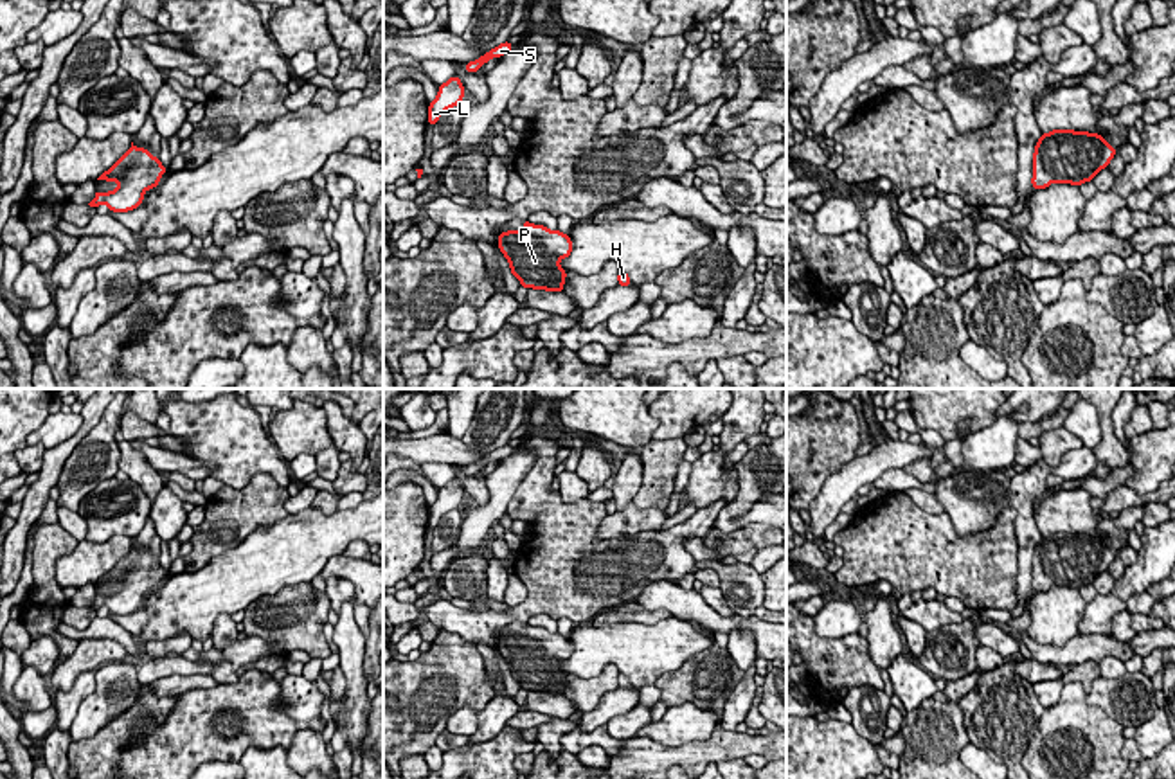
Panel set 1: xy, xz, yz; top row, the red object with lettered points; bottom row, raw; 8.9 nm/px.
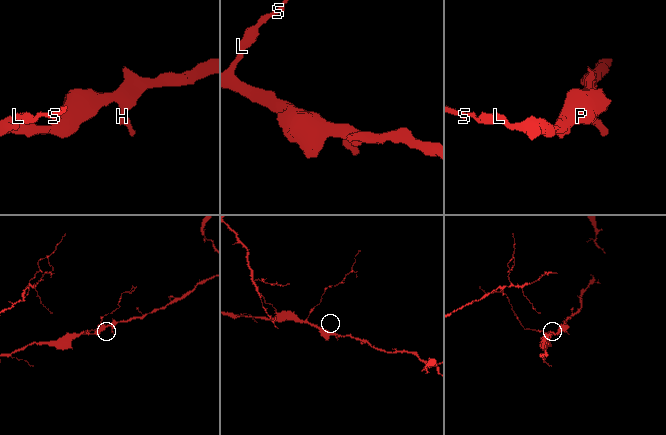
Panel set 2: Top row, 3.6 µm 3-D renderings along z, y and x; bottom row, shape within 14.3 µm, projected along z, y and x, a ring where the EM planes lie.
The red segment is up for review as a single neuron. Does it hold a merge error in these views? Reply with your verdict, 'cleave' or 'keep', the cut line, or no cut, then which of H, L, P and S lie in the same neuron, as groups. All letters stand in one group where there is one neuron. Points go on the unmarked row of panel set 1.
keep | no cut | H L P S

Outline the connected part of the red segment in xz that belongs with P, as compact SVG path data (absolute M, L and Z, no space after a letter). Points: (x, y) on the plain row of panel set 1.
M524 622L522 633L500 635L497 649L522 691L563 694L567 675L560 664L572 655L567 637Z

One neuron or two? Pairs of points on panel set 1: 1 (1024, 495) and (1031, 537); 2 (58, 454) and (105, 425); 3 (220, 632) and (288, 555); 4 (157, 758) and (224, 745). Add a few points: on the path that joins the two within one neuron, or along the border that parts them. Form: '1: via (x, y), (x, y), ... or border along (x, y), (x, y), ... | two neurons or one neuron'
1: via (1024, 506), (1024, 526) | one neuron
2: border along (105, 407), (99, 421), (67, 459), (60, 479) | two neurons
3: border along (231, 614), (220, 614), (209, 635) | two neurons
4: via (173, 751), (179, 745), (207, 745) | one neuron

